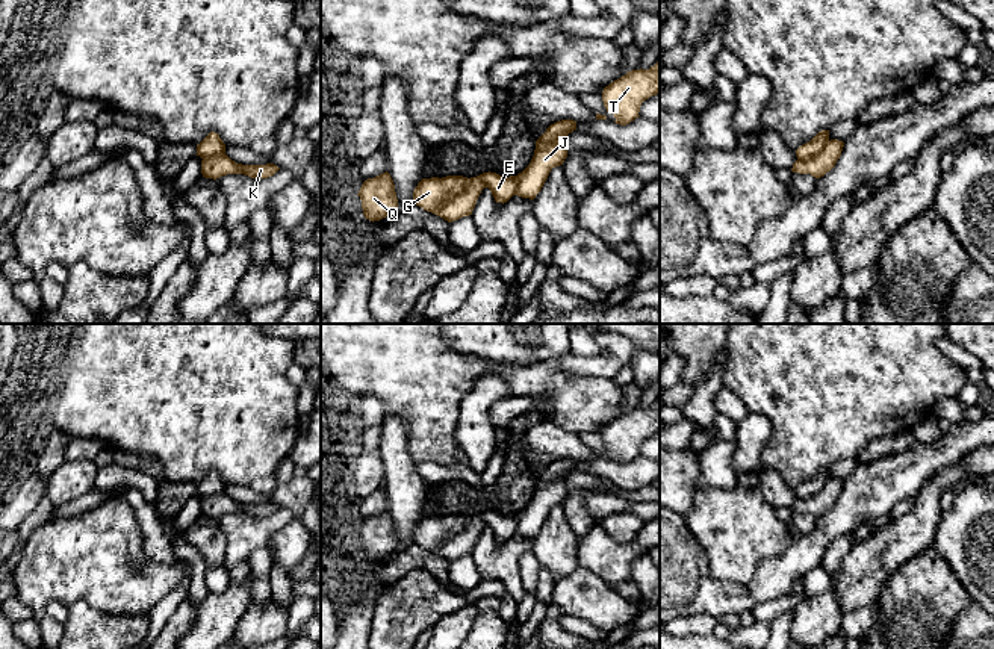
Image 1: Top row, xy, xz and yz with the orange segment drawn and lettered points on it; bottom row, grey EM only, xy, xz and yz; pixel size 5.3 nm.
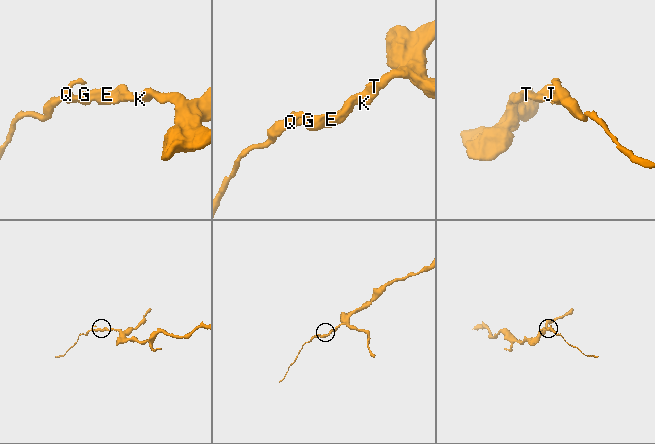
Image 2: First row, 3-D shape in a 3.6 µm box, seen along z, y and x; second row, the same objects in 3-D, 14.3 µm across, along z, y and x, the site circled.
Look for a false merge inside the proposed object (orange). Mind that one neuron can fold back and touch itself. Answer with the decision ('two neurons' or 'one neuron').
two neurons

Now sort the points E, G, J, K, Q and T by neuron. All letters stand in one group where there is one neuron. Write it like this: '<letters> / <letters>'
E G Q / J K T

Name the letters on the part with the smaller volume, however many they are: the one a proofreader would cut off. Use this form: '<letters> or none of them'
E, G, Q

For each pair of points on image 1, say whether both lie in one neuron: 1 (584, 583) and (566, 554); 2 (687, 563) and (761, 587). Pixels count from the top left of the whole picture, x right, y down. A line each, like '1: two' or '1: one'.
1: two
2: one

